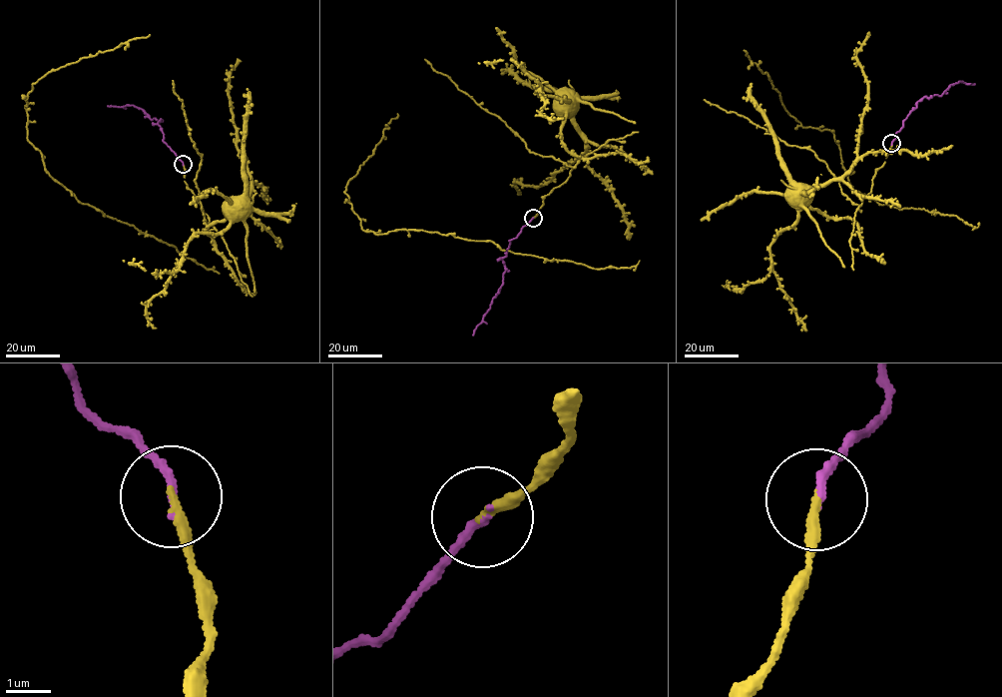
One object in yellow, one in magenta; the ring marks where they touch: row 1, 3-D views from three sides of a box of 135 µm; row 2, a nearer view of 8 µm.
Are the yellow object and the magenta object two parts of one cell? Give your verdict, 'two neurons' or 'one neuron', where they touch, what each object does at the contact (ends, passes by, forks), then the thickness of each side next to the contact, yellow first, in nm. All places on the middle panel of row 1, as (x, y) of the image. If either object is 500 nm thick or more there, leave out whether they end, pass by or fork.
one neuron | (533, 218) | yellow ends | magenta ends | 220/170 nm

